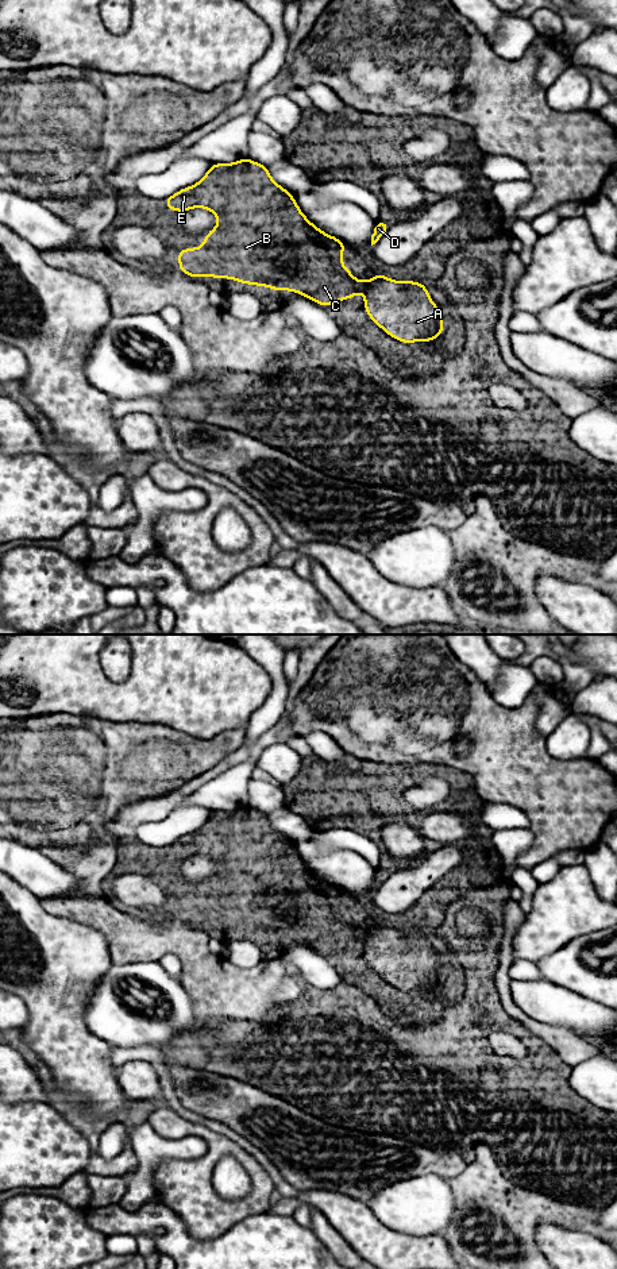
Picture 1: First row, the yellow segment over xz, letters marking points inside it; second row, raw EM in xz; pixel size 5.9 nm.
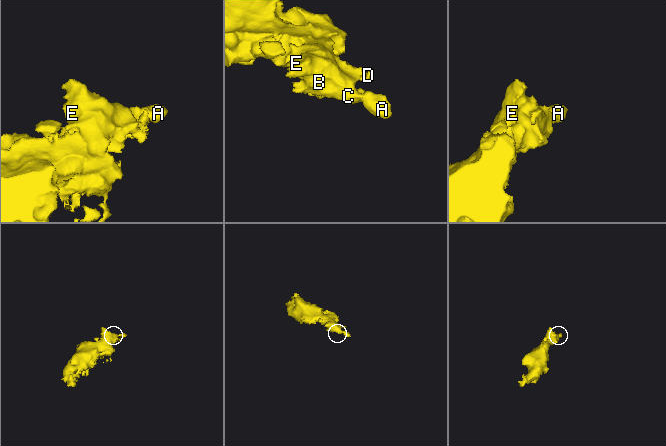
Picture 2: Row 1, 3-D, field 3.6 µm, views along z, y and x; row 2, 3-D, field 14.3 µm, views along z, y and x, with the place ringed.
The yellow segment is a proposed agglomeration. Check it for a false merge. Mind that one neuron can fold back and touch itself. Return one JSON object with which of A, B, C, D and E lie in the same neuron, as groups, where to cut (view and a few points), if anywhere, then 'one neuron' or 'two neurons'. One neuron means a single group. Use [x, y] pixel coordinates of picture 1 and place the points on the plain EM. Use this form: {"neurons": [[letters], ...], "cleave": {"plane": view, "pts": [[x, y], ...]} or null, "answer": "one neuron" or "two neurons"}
{"neurons": [["A"], ["B", "C", "D", "E"]], "cleave": {"plane": "xz", "pts": [[367, 930], [363, 941]]}, "answer": "two neurons"}

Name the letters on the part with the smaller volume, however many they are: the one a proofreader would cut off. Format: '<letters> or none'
A

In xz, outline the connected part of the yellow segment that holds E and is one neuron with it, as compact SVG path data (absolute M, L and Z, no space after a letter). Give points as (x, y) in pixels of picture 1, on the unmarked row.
M250 806L212 811L196 833L178 838L163 853L181 861L205 856L217 864L217 875L205 882L201 895L177 900L178 918L189 925L223 925L279 940L293 938L323 954L350 948L367 936L366 929L355 927L342 911L347 892L311 871L294 845L274 830L267 814Z

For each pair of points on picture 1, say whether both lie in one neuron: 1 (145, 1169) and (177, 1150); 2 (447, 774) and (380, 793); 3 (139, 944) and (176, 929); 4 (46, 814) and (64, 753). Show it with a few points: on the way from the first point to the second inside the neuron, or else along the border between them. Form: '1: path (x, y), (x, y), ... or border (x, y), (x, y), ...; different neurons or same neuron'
1: path (153, 1161), (164, 1150), (169, 1150); same neuron
2: path (431, 771), (396, 780); same neuron
3: path (149, 940), (159, 933), (166, 933); same neuron
4: path (46, 799), (46, 789), (64, 768); same neuron

